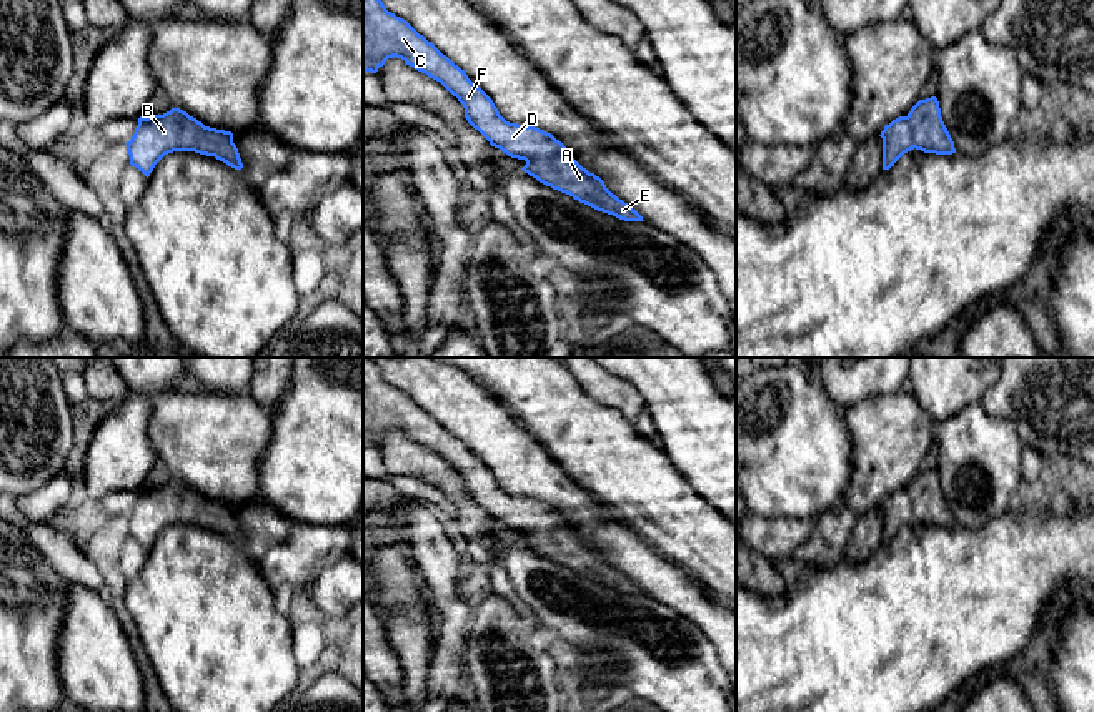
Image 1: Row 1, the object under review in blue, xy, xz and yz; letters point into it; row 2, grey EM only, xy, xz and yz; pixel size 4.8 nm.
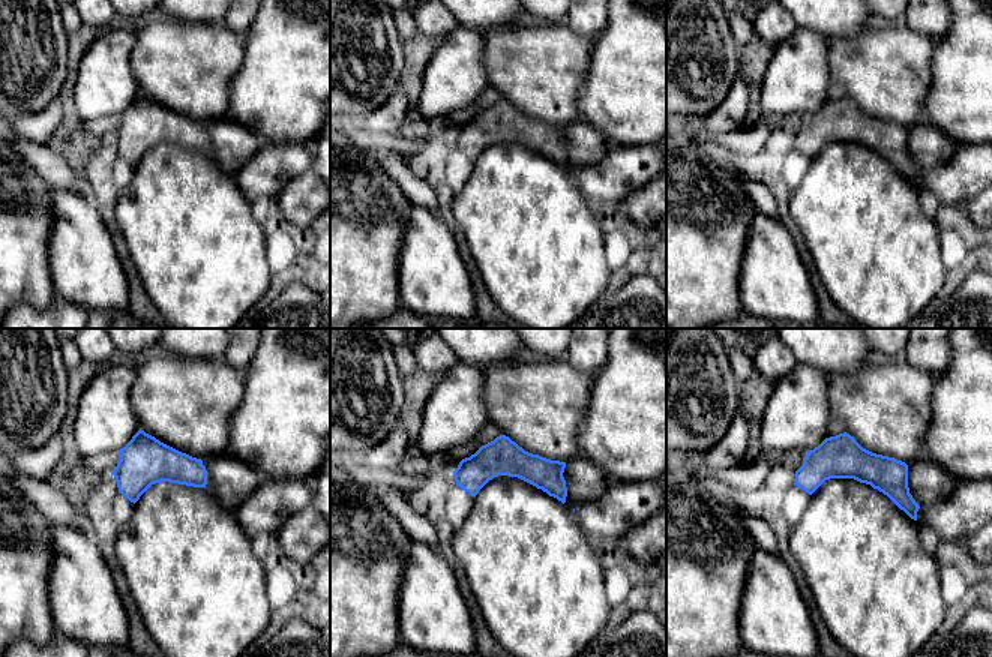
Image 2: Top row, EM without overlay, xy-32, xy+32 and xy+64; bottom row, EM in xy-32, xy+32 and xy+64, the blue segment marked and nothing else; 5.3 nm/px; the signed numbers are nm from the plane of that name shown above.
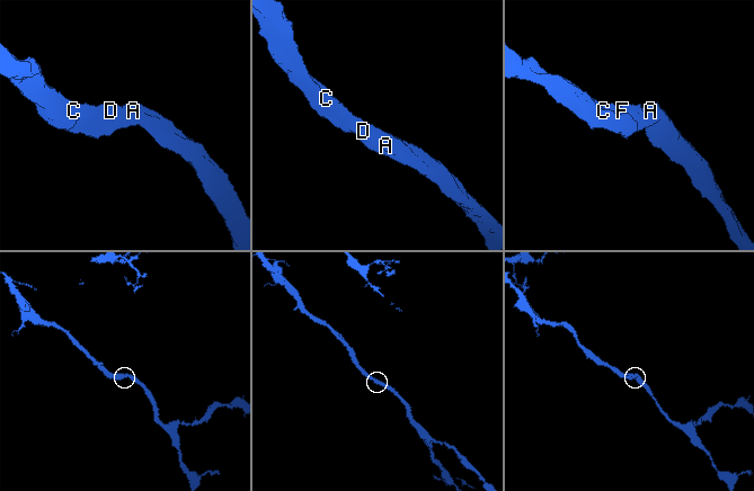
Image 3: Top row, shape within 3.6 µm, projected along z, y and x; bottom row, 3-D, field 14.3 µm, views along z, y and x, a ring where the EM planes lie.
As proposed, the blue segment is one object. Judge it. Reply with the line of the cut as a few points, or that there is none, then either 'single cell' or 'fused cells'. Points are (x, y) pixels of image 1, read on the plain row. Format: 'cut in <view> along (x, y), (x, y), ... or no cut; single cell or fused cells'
no cut; single cell

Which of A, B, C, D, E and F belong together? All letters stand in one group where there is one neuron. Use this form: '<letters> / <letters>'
A B C D E F

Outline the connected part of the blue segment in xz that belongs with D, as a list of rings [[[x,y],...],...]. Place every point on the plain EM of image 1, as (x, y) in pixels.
[[[363,358],[363,444],[376,446],[393,429],[440,454],[463,477],[468,496],[491,519],[511,531],[525,532],[521,542],[540,556],[619,592],[644,594],[636,582],[613,567],[599,549],[571,531],[566,519],[551,506],[506,494],[465,443],[406,393],[388,384],[378,366]]]

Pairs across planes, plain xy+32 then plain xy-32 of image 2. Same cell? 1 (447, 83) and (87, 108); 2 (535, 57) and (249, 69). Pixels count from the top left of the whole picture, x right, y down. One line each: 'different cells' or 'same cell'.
1: same cell
2: different cells

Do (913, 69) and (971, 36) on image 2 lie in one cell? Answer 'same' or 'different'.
different

